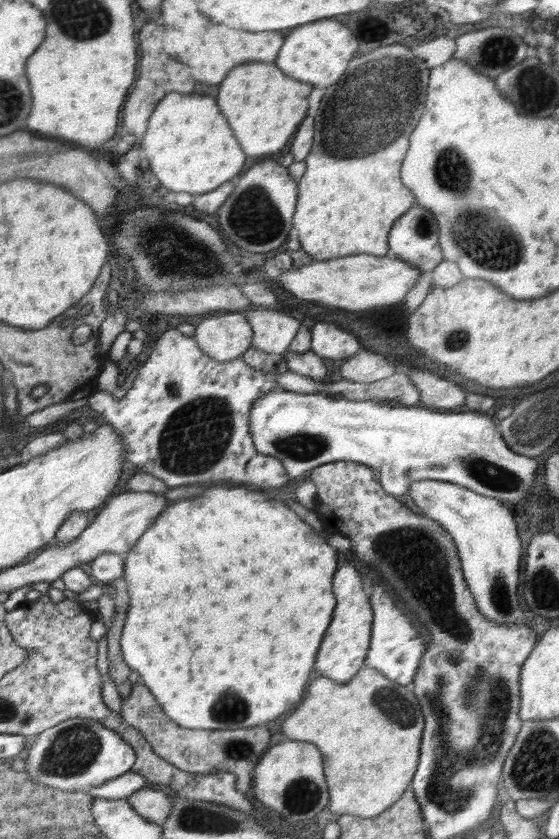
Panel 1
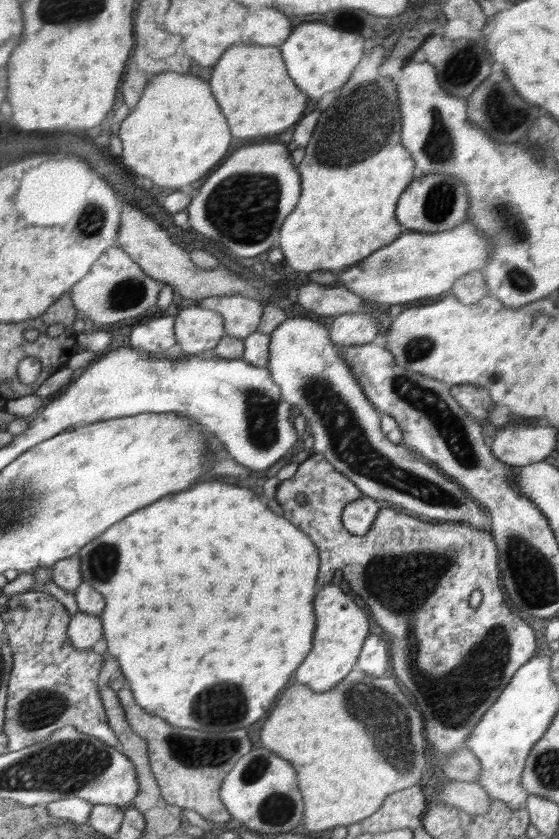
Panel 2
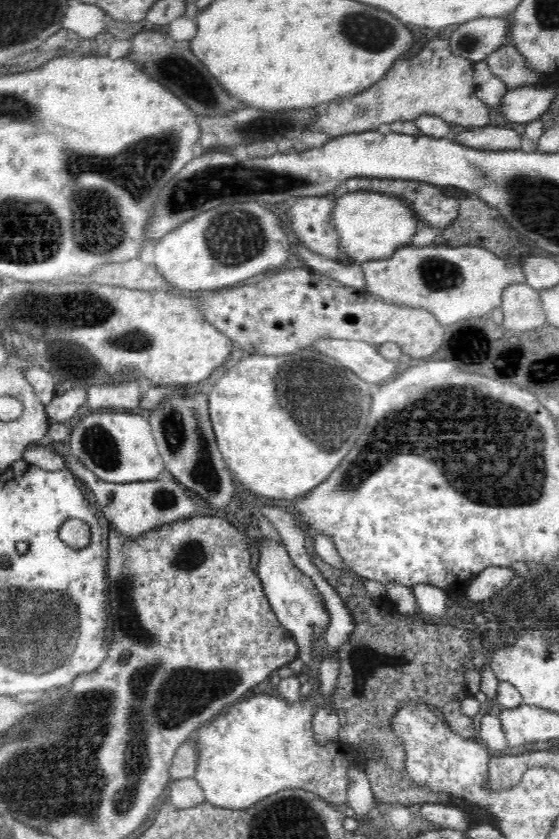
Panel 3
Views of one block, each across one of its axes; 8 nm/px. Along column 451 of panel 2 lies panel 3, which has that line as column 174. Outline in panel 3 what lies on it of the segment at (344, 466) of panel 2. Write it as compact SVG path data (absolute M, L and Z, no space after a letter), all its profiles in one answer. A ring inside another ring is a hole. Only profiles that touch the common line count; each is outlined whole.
M74 456L66 458L65 466L77 478L82 478L88 484L88 488L96 494L96 500L102 506L100 510L106 516L104 524L116 527L124 537L139 537L156 527L174 522L174 520L188 519L188 516L196 510L196 502L192 500L193 495L190 490L175 478L170 478L168 472L164 472L166 478L115 483L99 479Z

